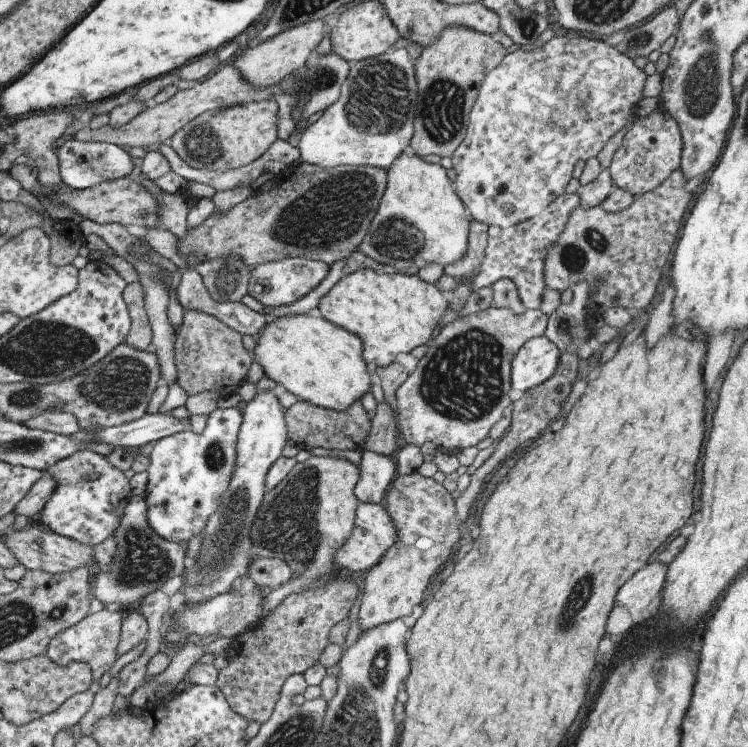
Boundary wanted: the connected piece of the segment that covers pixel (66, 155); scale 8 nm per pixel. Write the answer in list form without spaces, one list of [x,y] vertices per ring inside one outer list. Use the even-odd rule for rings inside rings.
[[[73,139],[57,148],[59,158],[59,172],[61,179],[68,186],[85,189],[104,181],[120,180],[128,177],[135,164],[121,146],[103,142],[80,142]]]

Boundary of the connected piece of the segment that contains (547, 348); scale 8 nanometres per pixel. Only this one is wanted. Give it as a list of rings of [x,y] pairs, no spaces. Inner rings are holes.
[[[545,335],[534,337],[518,349],[511,366],[512,402],[527,390],[552,378],[561,359],[561,350]]]

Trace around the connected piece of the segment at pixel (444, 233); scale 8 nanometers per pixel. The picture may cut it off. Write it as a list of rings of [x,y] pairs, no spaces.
[[[402,152],[387,170],[386,190],[358,251],[382,265],[390,264],[395,272],[434,262],[446,266],[466,253],[470,220],[473,218],[452,189],[446,168]]]

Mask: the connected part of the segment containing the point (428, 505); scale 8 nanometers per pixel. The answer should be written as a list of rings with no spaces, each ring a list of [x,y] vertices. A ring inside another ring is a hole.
[[[414,471],[398,474],[386,493],[386,512],[394,520],[398,540],[386,550],[380,562],[368,570],[364,580],[362,602],[356,609],[362,632],[410,616],[412,608],[422,602],[428,583],[442,574],[443,565],[452,557],[456,542],[461,538],[455,500],[442,483]]]

